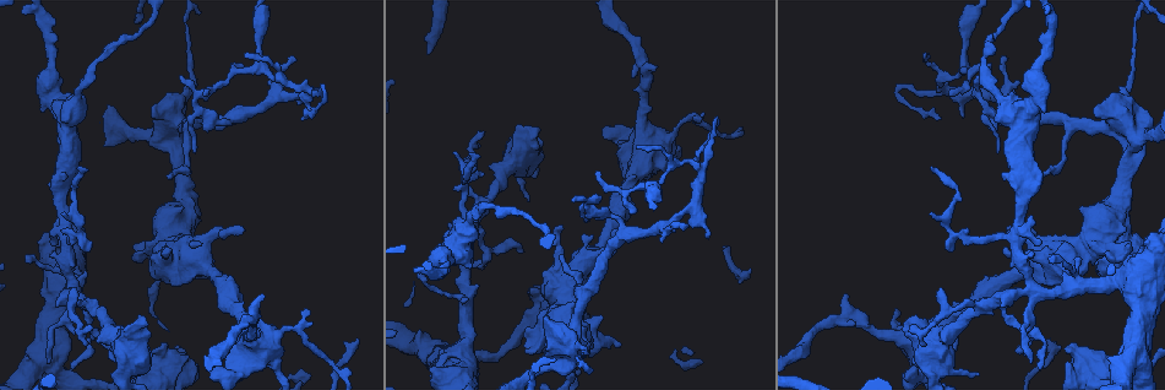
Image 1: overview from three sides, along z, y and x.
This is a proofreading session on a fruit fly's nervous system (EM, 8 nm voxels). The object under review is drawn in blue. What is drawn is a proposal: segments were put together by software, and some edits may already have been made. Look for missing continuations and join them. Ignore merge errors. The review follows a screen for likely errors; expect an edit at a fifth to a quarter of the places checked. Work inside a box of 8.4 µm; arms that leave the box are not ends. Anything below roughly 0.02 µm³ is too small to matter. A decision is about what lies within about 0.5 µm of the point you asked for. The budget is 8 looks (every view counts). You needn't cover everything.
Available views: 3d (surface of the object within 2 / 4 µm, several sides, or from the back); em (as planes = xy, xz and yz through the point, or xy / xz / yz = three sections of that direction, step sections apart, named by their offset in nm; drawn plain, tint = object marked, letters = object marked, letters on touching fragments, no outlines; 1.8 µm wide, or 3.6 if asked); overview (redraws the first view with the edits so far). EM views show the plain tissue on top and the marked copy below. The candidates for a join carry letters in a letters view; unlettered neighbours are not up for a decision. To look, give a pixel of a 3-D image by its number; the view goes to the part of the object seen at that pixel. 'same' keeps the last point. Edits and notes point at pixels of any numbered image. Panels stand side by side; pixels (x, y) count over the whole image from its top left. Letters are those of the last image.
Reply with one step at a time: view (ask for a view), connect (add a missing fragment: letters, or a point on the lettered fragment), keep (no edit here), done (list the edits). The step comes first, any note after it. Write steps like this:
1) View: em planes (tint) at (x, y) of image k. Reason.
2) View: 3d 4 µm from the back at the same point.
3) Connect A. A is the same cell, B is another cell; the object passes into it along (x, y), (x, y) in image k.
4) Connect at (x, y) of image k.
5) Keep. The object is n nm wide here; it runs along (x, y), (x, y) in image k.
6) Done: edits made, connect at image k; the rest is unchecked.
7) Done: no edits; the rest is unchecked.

View: em yz step 8 (letters) at (704, 237) of image 1. Branch stops here.

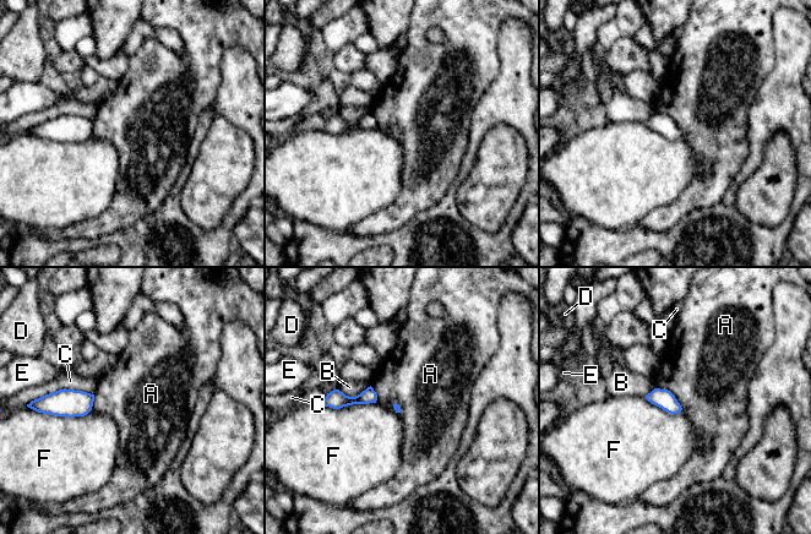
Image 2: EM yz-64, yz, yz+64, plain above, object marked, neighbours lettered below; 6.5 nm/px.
Keep. The longest contact is with F, 360 nm; A, B, C, D, E and F are other cells; a border runs along (656, 387), (668, 390), (682, 409) in image 2; none of them fits.

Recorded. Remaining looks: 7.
View: 3d 4 µm at (1031, 265) of image 1. Abrupt turn.

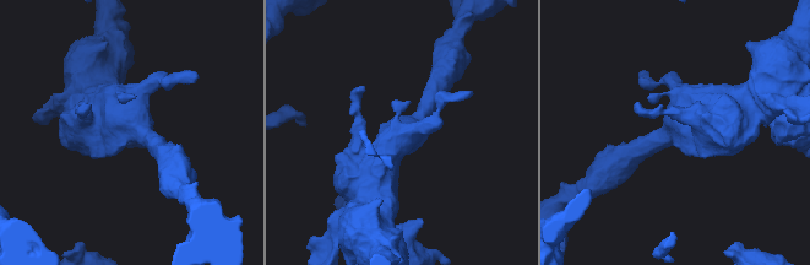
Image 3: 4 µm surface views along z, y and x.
View: em planes (letters) at (677, 128) of image 3. 3 arms meet here; the arms are 220, 320, 600 nm wide; need the tissue.

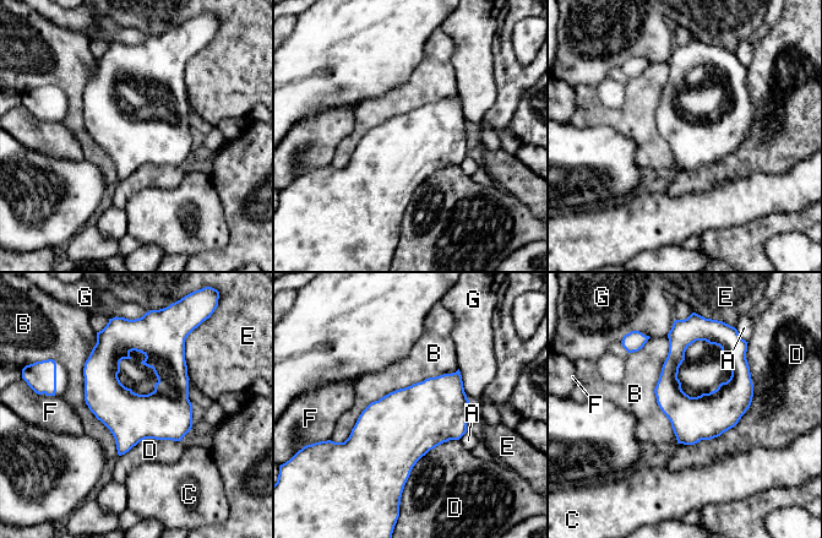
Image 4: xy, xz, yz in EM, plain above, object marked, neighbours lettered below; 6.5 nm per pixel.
Keep. A, B, C, D, E, F and G are other cells; a border runs along (458, 369), (373, 401), (332, 441) in image 4; none of them fits.

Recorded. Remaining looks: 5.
View: em 3.6 µm xy step 4 (letters) at (55, 83) of image 1. Calibre changes.

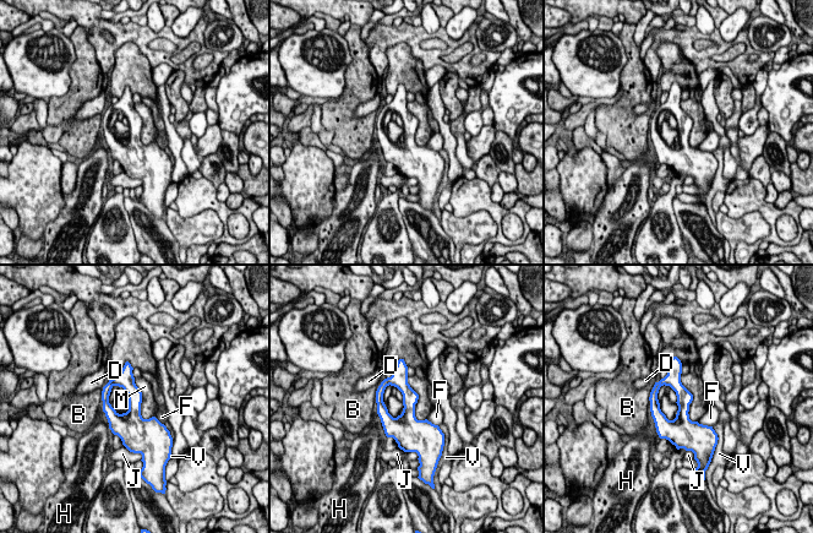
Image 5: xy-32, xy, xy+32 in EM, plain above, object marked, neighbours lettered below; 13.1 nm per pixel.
Keep. B, D, F, H, J, M and V are other cells; it runs along (399, 368), (408, 392), (405, 438) in image 5; no lettered fragment goes on from it.

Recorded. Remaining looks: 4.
Done: no edits; the rest is unchecked.

